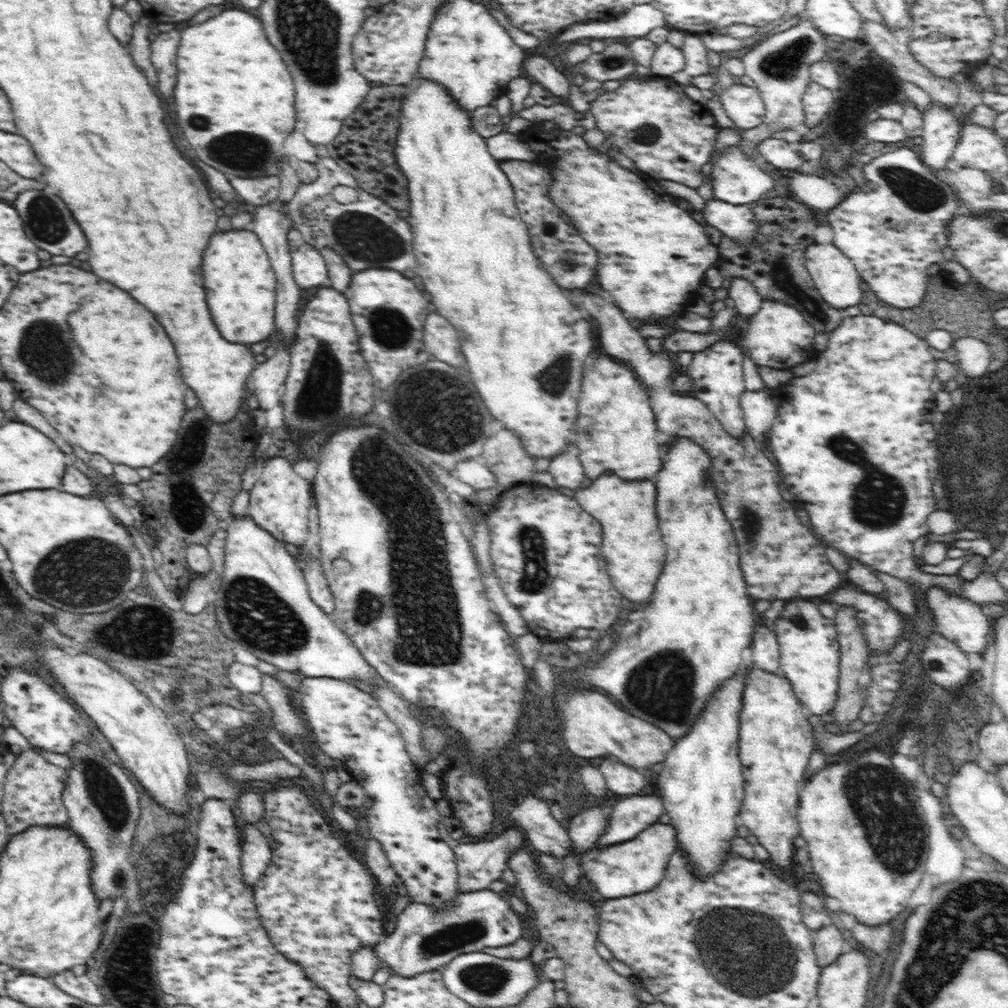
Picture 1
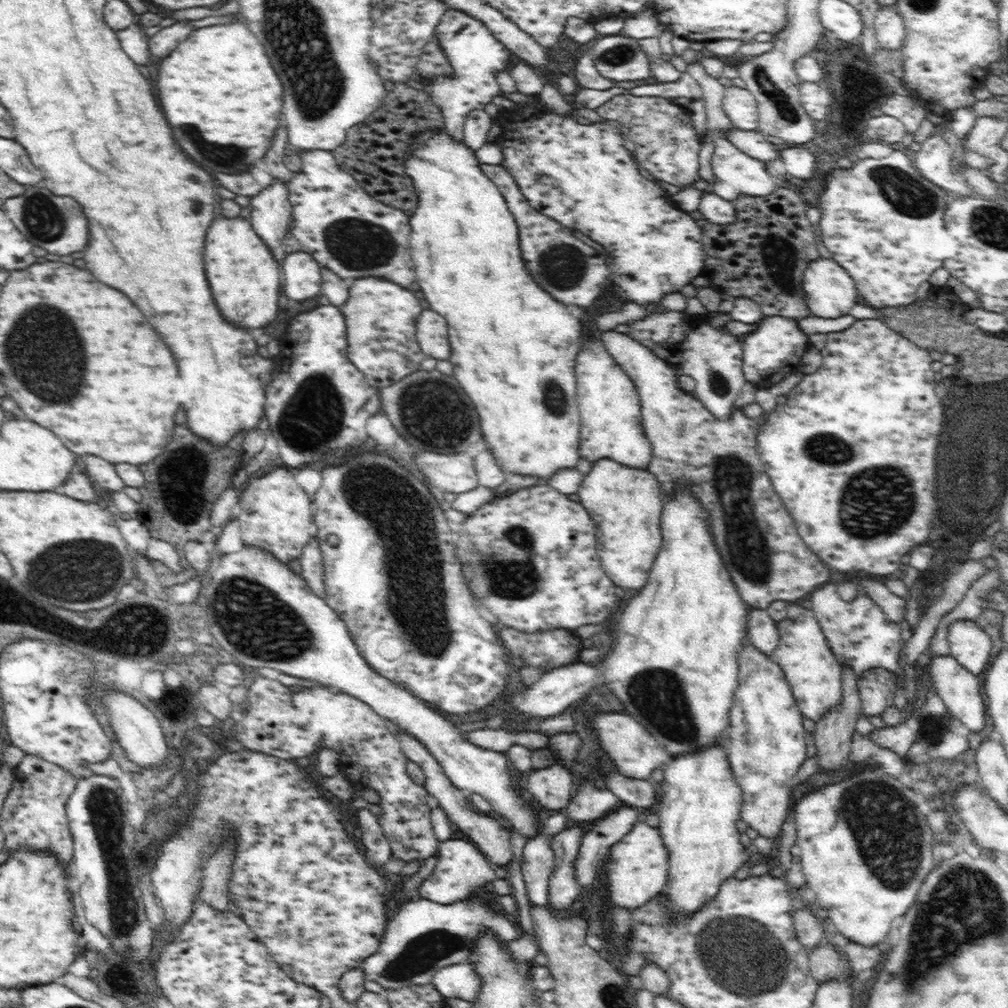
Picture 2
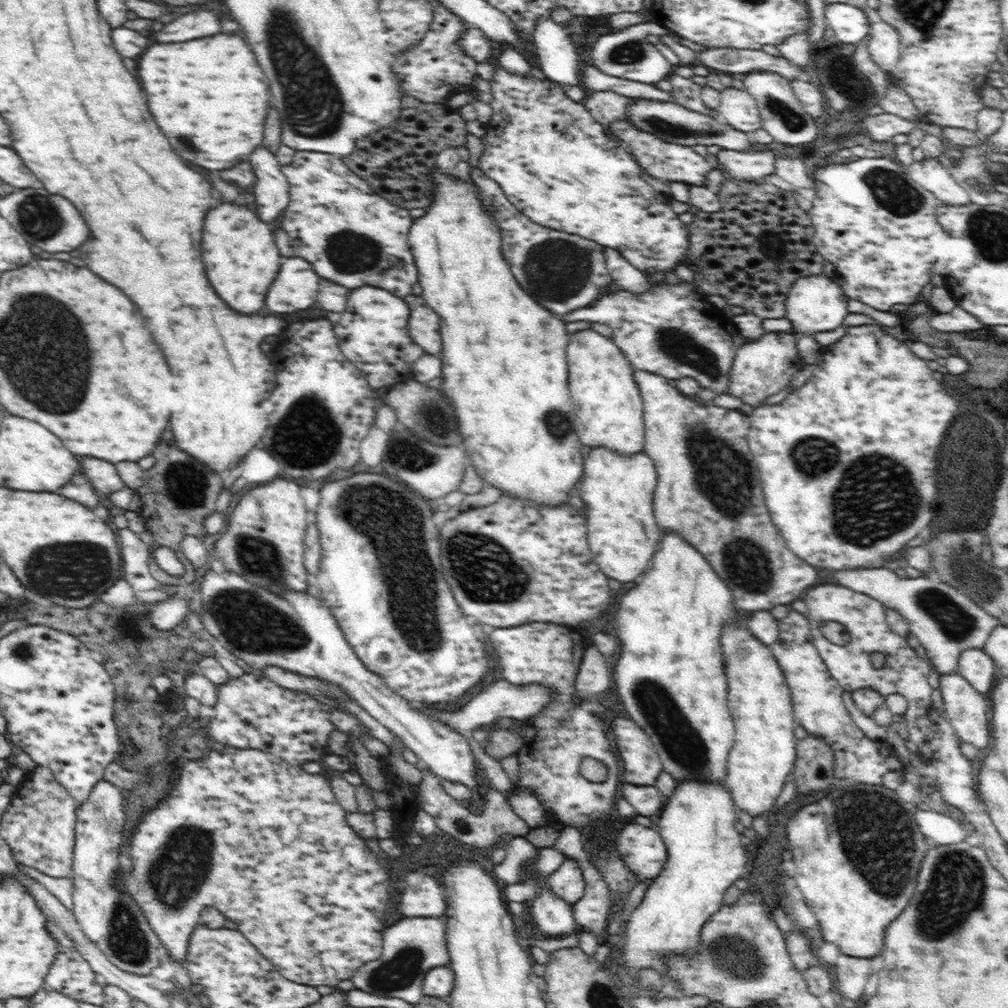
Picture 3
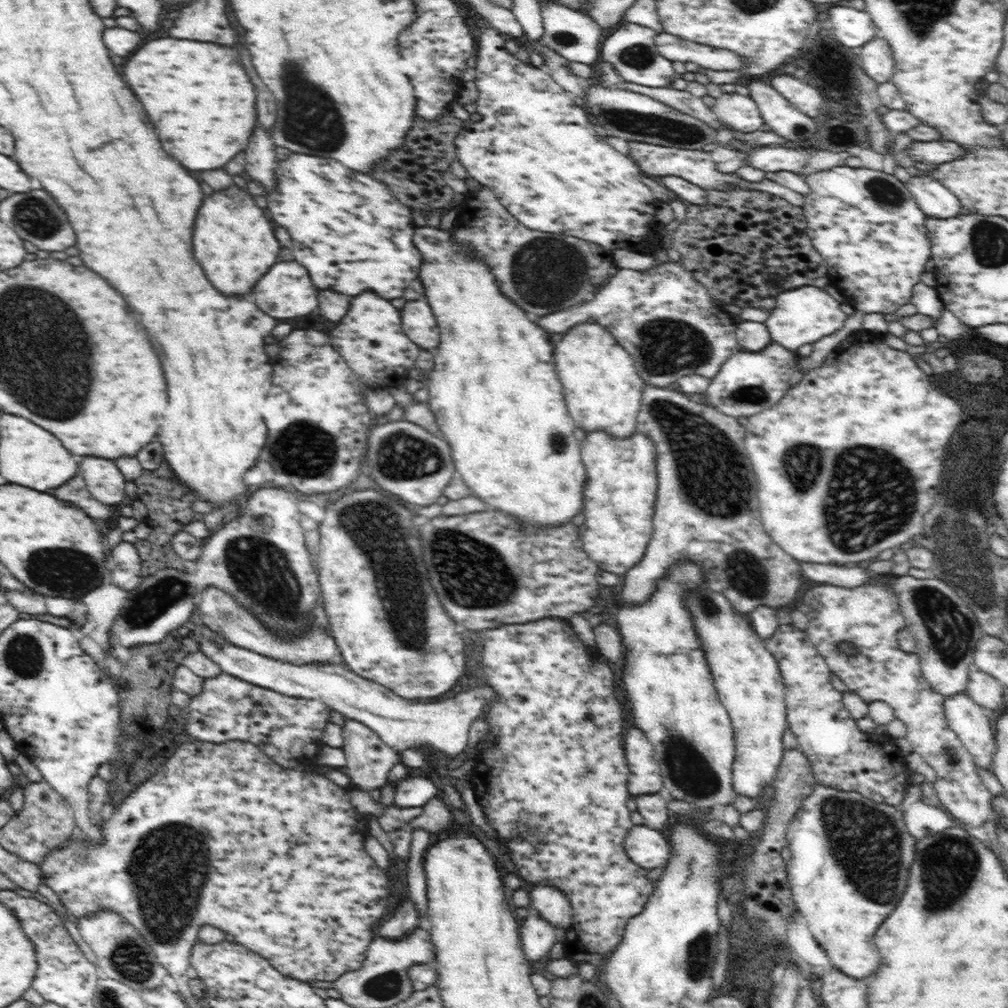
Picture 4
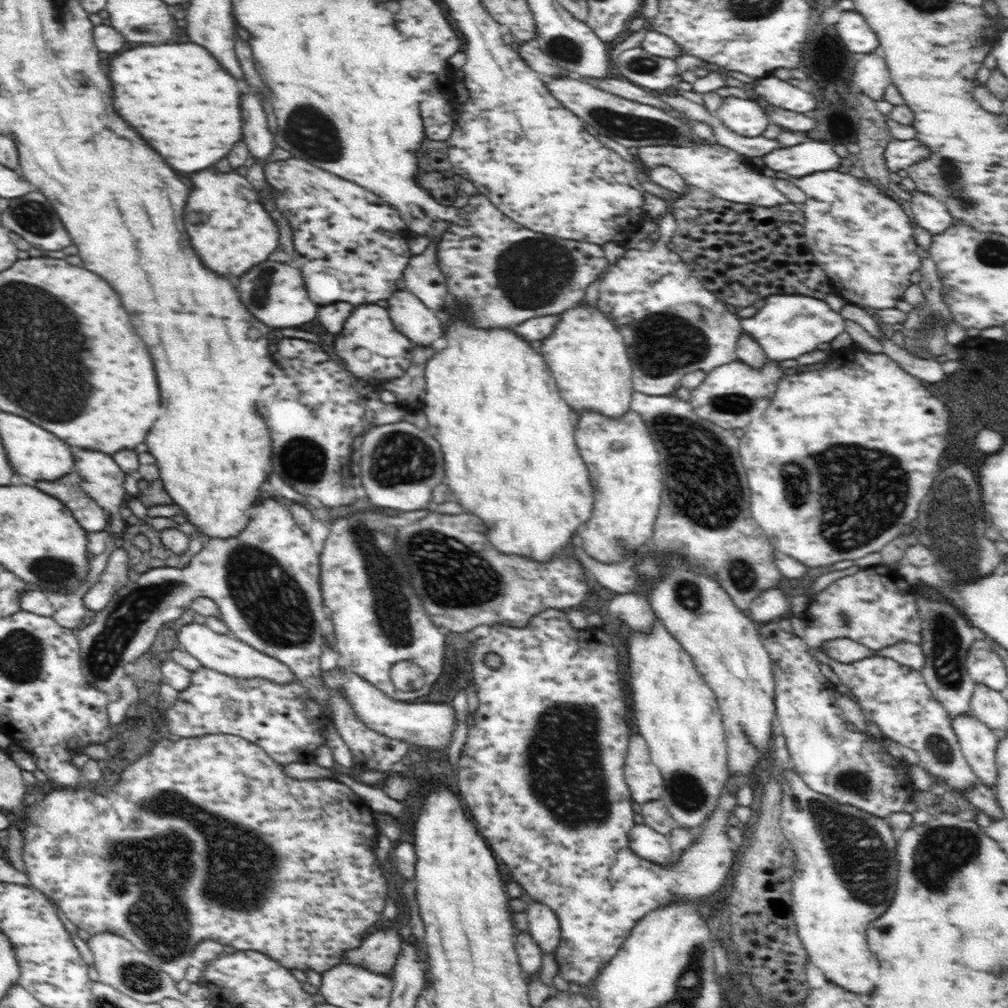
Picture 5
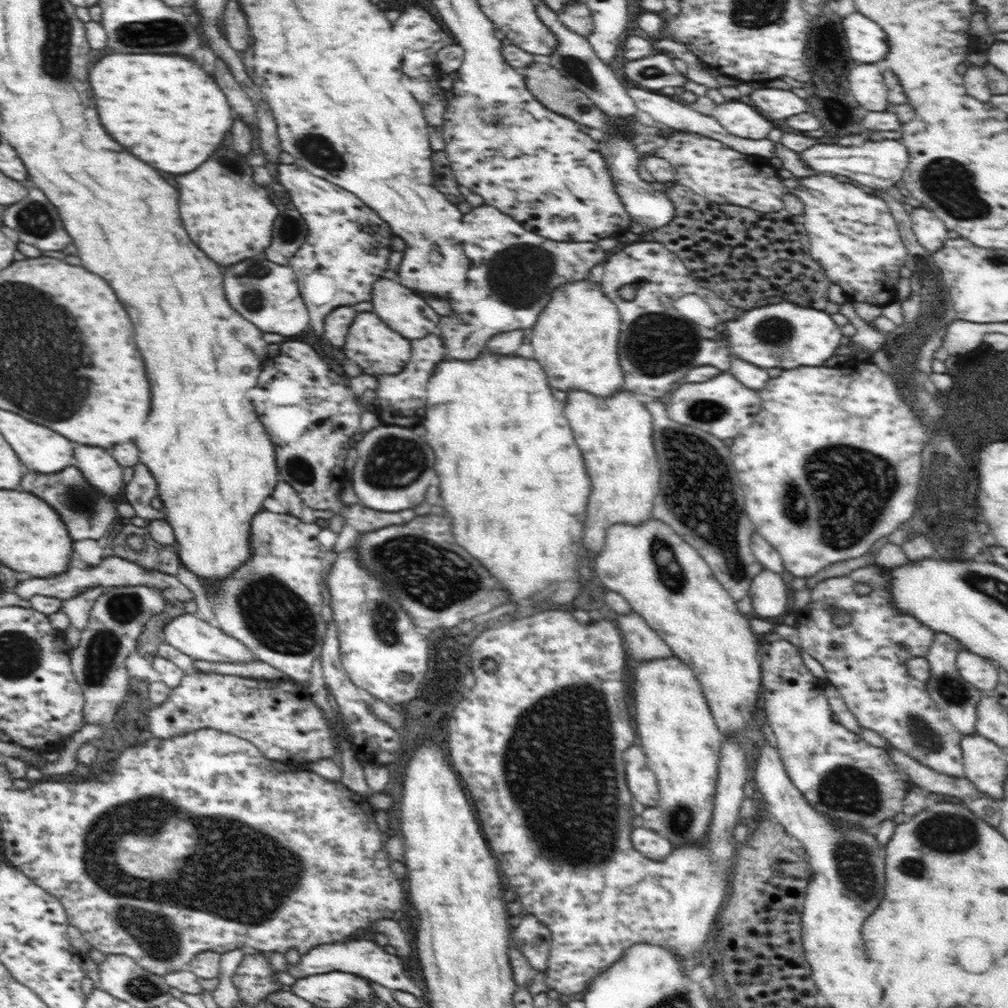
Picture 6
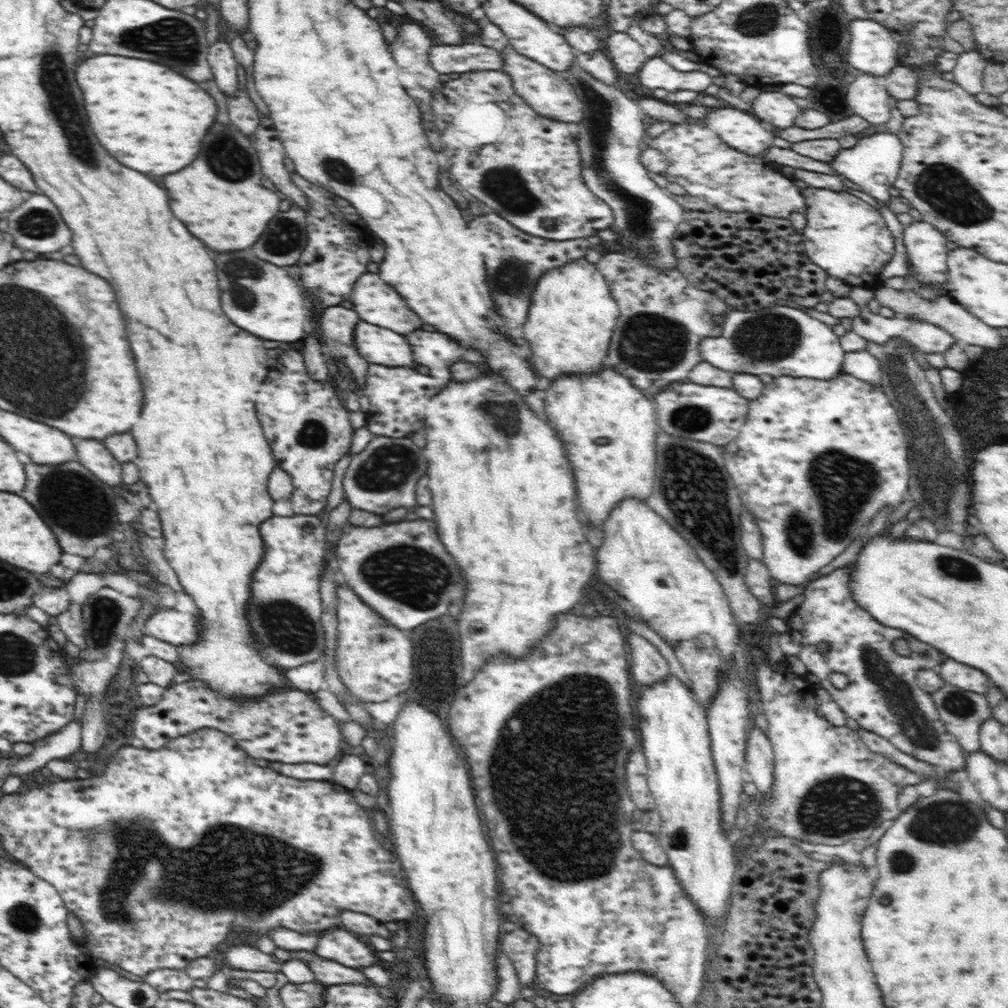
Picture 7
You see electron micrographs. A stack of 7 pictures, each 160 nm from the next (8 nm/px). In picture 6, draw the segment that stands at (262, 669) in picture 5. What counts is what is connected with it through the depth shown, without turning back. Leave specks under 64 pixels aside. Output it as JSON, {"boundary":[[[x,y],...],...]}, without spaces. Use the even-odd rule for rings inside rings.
{"boundary":[[[184,614],[171,620],[163,628],[164,642],[174,646],[187,654],[194,660],[206,660],[206,662],[238,662],[238,664],[248,664],[248,662],[256,662],[255,656],[248,647],[244,646],[243,642],[240,642],[232,636],[228,636],[222,629],[214,628],[210,626],[208,622],[204,620],[198,620],[196,616],[192,614]]]}

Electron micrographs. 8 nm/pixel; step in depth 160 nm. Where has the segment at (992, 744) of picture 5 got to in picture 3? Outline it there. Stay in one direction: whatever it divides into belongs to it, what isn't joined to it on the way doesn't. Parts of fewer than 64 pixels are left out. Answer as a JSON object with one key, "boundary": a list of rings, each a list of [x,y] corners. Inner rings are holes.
{"boundary":[[[958,673],[940,675],[940,687],[936,693],[938,702],[941,705],[942,713],[959,736],[960,740],[976,746],[978,749],[986,748],[990,742],[990,726],[988,725],[988,704],[983,694],[977,692],[966,678]]]}

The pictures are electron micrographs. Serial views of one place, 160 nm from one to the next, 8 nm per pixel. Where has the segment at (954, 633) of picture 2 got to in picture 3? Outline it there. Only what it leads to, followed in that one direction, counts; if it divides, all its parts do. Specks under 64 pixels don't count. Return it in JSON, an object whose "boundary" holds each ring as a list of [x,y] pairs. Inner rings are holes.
{"boundary":[[[966,649],[960,653],[959,673],[981,694],[989,692],[995,683],[994,661],[984,649]]]}

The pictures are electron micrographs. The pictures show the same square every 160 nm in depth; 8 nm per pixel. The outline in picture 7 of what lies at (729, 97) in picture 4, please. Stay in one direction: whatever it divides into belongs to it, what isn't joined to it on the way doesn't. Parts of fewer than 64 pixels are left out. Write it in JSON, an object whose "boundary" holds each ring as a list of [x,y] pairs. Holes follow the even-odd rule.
{"boundary":[[[725,104],[709,110],[701,122],[728,147],[754,157],[763,158],[775,138],[775,134],[768,132],[754,115]]]}

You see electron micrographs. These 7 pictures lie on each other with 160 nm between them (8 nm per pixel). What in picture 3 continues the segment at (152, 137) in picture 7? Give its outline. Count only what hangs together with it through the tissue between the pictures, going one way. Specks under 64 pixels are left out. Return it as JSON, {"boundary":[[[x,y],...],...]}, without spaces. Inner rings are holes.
{"boundary":[[[214,34],[212,38],[196,38],[178,44],[156,44],[142,54],[138,68],[152,116],[168,136],[176,154],[188,162],[206,170],[224,170],[246,162],[262,144],[264,118],[268,116],[268,80],[242,36]]]}

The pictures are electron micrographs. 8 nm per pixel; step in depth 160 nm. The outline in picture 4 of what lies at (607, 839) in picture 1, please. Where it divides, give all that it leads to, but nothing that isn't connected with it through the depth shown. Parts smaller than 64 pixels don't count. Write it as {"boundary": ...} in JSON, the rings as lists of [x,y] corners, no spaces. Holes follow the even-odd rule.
{"boundary":[[[540,883],[529,892],[533,912],[556,927],[568,929],[572,924],[572,904],[564,891]]]}

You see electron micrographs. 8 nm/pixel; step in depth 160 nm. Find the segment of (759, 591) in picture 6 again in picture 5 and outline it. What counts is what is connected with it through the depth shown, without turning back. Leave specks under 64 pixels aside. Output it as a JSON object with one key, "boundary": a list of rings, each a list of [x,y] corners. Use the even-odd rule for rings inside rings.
{"boundary":[[[777,585],[758,594],[750,606],[748,617],[758,625],[780,620],[782,615],[790,611],[788,597],[783,589],[784,587]]]}

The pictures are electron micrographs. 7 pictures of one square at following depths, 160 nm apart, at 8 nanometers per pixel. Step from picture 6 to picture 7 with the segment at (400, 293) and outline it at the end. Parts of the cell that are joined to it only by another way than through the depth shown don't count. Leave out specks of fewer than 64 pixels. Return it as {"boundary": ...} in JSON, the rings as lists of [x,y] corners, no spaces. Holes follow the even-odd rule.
{"boundary":[[[371,270],[356,280],[350,301],[362,321],[396,330],[398,334],[410,334],[424,326],[422,320],[406,308],[400,294]]]}

